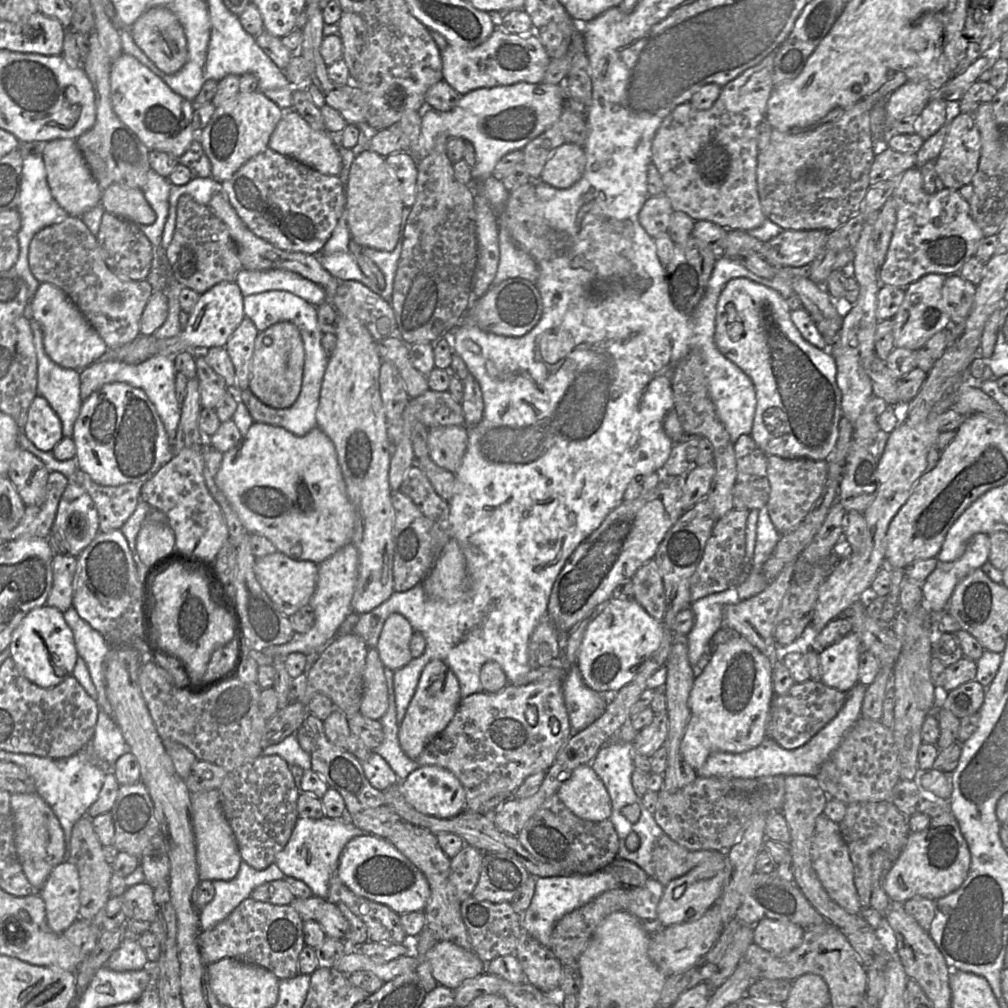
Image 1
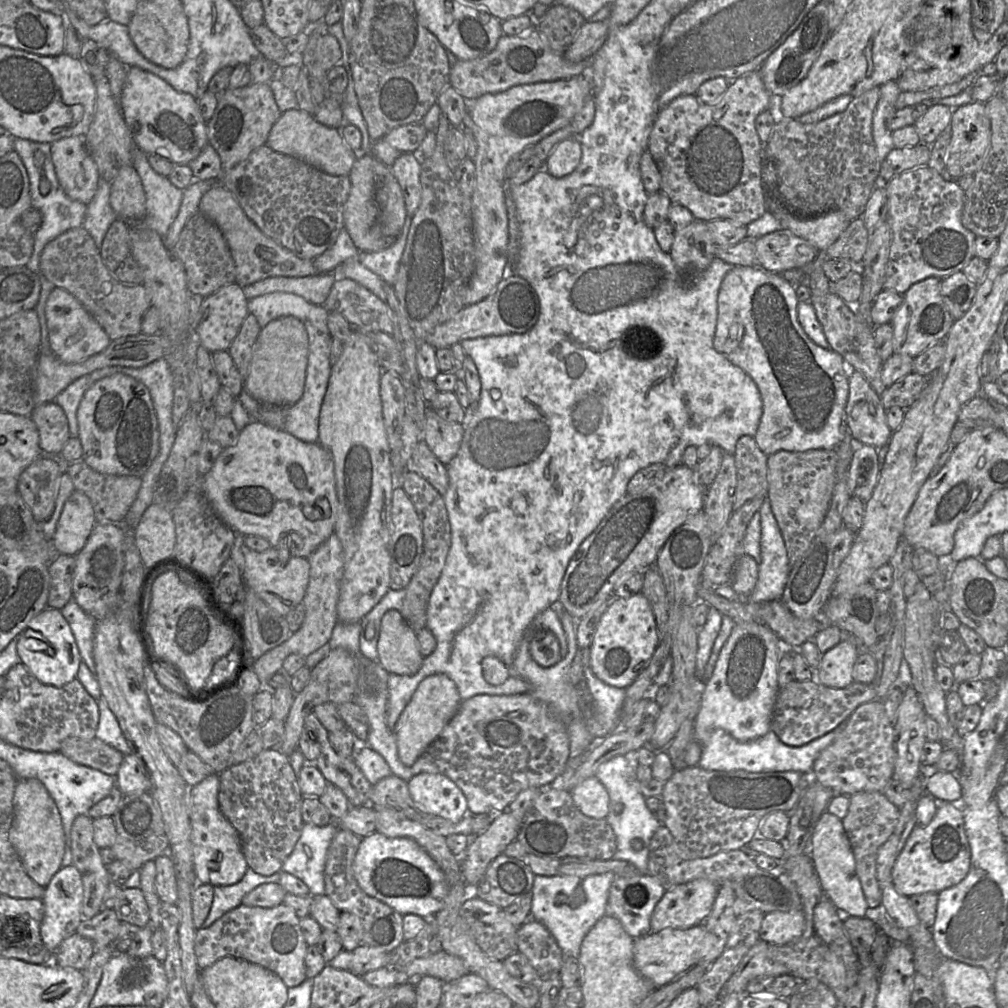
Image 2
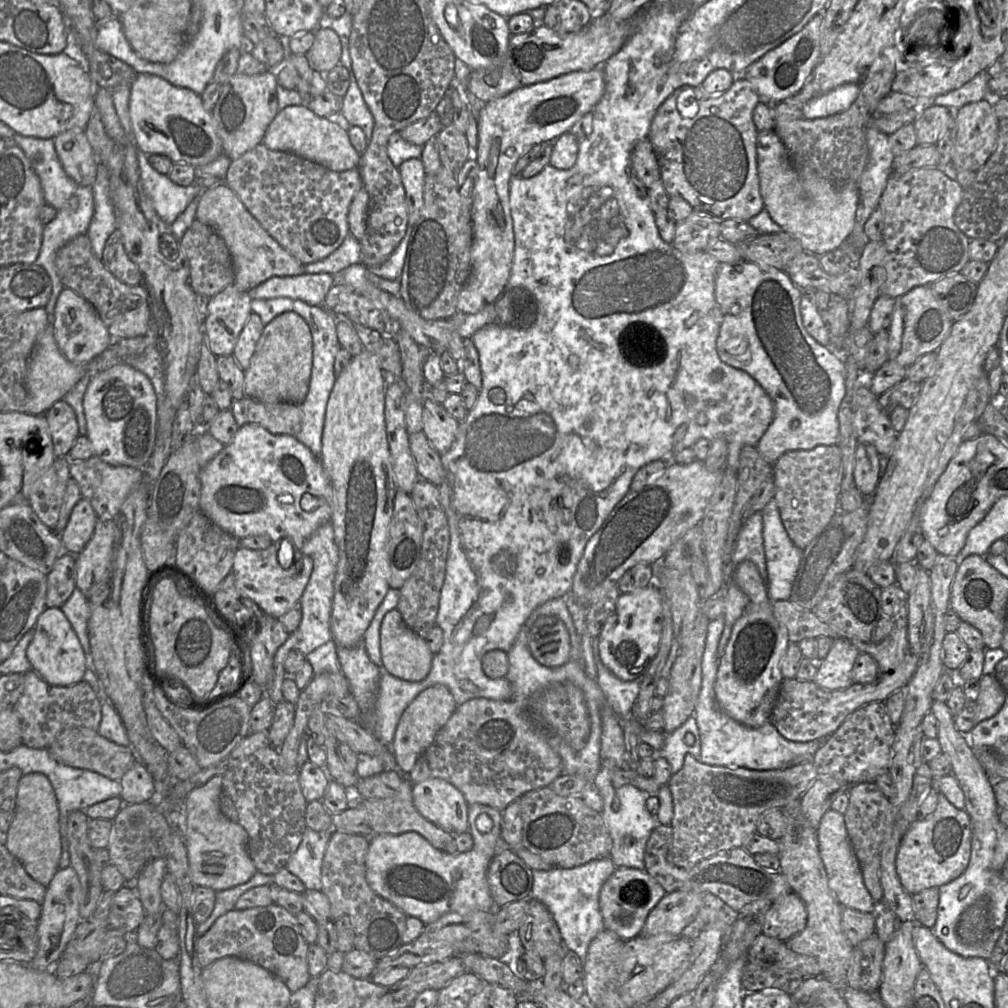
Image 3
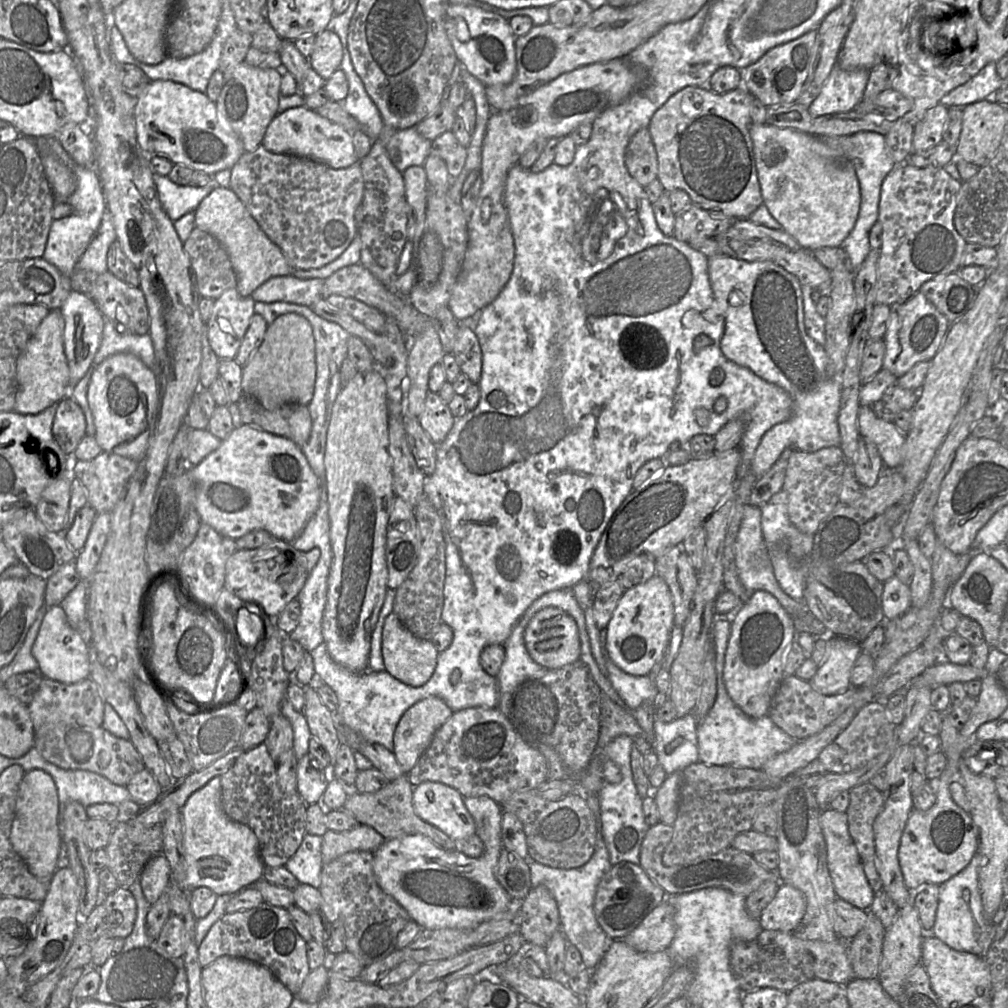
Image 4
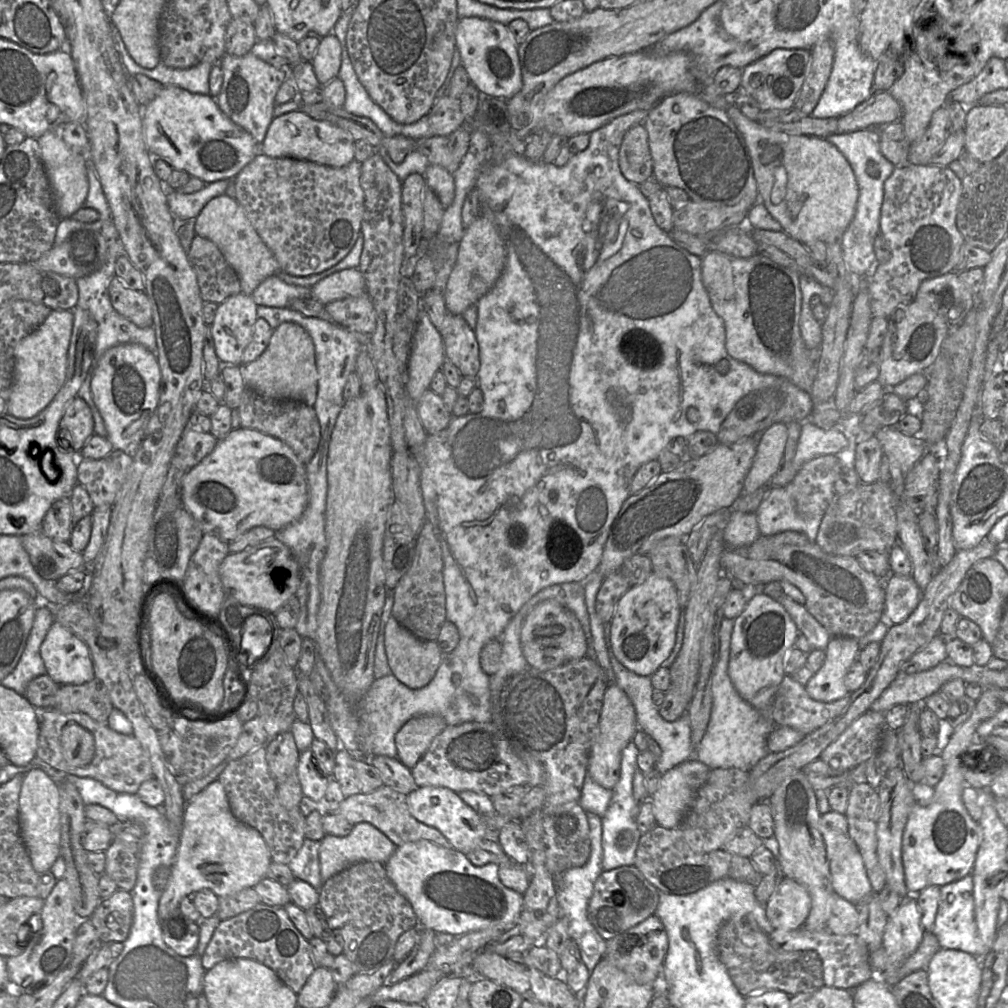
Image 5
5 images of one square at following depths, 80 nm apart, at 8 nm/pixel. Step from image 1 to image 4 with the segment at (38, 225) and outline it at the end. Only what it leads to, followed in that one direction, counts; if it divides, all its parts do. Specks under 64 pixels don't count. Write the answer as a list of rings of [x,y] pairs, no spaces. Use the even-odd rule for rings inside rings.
[[[56,136],[46,137],[46,140],[52,151],[73,171],[76,179],[76,189],[65,201],[65,203],[74,208],[74,213],[70,216],[53,220],[43,259],[54,265],[62,275],[70,277],[75,269],[76,263],[84,254],[101,224],[102,216],[107,208],[106,200],[95,167],[84,167],[75,164],[63,149]]]

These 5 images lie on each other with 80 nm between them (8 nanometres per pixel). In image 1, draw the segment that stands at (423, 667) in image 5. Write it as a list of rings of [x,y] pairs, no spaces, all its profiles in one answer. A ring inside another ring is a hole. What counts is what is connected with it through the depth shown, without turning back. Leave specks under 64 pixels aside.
[[[392,613],[385,620],[376,646],[384,667],[395,671],[413,659],[410,641],[414,632],[409,621],[399,613]]]

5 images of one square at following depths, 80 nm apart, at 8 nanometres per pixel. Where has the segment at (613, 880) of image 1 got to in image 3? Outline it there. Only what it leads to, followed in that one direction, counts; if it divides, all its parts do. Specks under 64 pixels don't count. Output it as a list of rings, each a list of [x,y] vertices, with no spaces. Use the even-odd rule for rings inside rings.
[[[608,856],[570,869],[554,867],[547,871],[532,870],[531,898],[547,907],[557,923],[565,949],[577,954],[582,967],[591,941],[605,929],[599,907],[599,895],[603,884],[615,869],[616,866]],[[580,894],[587,897],[585,903],[579,899]]]

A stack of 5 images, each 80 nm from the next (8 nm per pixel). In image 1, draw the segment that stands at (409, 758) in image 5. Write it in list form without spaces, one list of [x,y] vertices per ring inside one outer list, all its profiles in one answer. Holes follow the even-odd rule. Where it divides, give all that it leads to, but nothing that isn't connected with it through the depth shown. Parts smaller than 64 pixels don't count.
[[[438,659],[427,663],[398,732],[400,746],[410,759],[416,760],[426,745],[447,727],[460,702],[460,686],[453,671]]]

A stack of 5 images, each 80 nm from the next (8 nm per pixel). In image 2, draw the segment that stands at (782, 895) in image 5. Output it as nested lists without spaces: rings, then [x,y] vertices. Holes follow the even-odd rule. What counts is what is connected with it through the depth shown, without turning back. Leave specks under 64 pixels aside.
[[[802,909],[767,913],[760,928],[760,940],[770,945],[786,945],[797,941],[805,930]]]

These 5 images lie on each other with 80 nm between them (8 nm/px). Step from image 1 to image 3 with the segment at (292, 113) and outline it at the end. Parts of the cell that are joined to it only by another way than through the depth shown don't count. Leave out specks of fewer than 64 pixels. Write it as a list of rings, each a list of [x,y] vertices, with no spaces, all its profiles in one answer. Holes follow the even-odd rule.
[[[306,104],[287,106],[270,123],[262,143],[270,150],[291,152],[329,170],[341,172],[357,168],[361,159],[361,154],[350,142],[348,127],[337,119],[317,116]]]

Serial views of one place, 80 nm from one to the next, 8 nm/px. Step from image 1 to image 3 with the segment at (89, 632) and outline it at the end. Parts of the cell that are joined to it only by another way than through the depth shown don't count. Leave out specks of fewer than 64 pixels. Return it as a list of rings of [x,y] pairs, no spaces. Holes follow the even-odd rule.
[[[75,588],[72,595],[60,609],[69,620],[84,650],[86,668],[96,672],[88,635],[88,620],[90,618],[90,603],[88,599],[78,588]]]

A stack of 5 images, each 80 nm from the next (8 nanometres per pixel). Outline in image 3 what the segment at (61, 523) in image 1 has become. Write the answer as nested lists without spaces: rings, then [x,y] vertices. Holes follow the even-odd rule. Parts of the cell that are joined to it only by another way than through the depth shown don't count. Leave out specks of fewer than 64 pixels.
[[[81,498],[74,506],[60,539],[68,554],[78,555],[90,540],[97,521],[91,504]]]

